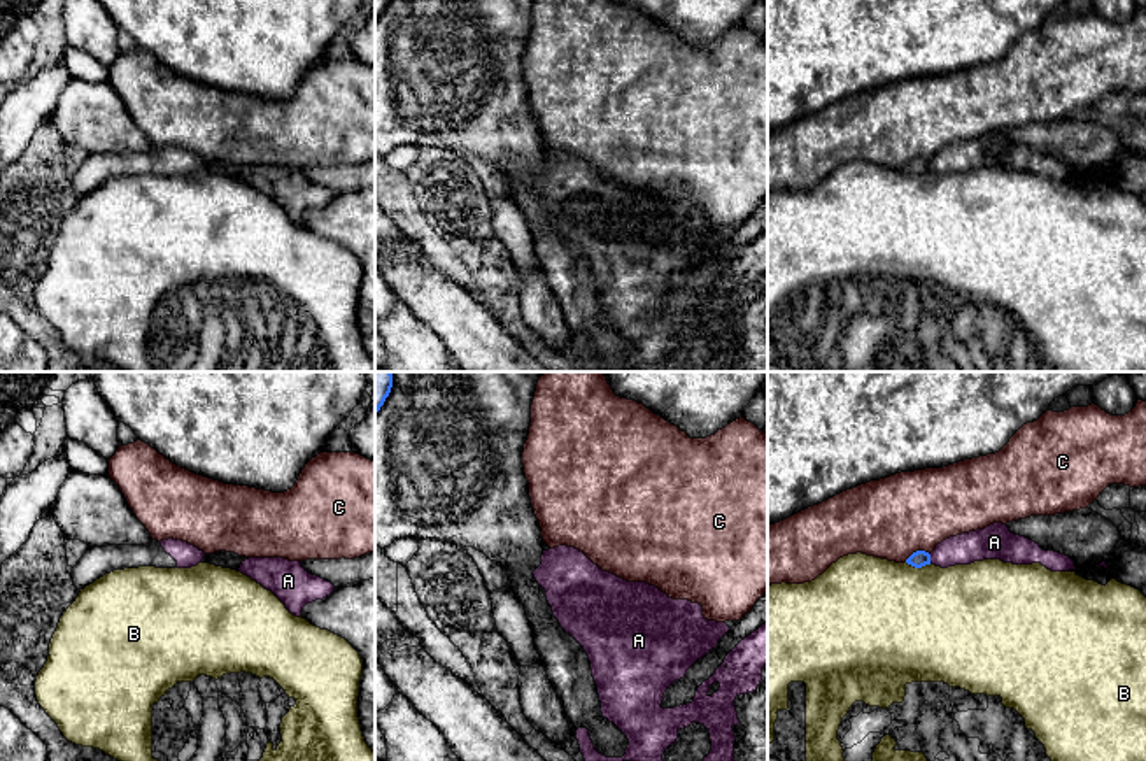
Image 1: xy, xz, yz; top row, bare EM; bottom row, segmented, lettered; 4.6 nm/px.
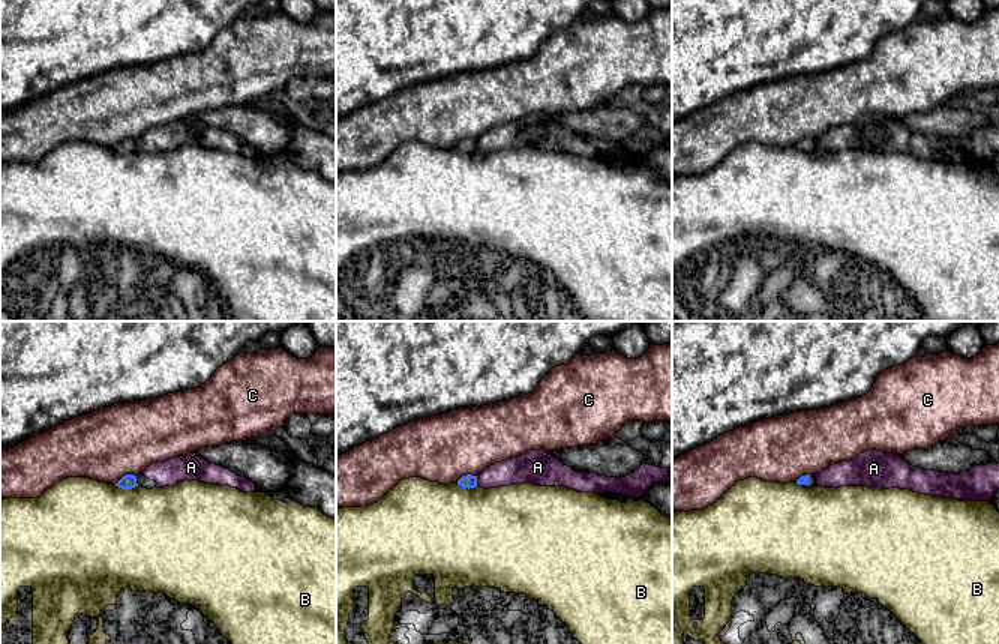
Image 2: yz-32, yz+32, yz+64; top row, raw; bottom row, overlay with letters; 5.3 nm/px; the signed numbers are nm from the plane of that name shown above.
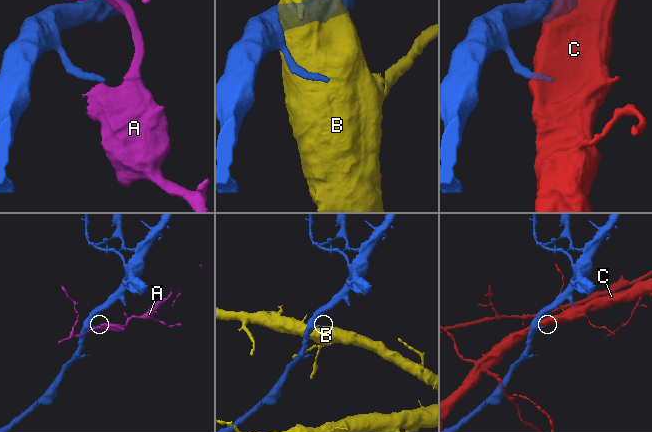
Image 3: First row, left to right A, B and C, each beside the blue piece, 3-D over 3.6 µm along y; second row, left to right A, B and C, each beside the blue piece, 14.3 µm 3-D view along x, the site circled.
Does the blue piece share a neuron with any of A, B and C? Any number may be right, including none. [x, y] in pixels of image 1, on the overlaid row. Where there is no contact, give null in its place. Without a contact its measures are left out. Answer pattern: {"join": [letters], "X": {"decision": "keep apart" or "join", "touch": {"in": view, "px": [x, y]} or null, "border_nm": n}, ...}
{"join": [], "A": {"decision": "keep apart", "touch": {"in": "yz", "px": [929, 558]}, "border_nm": 40}, "B": {"decision": "keep apart", "touch": {"in": "yz", "px": [919, 567]}, "border_nm": 130}, "C": {"decision": "keep apart", "touch": {"in": "yz", "px": [917, 551]}, "border_nm": 120}}

